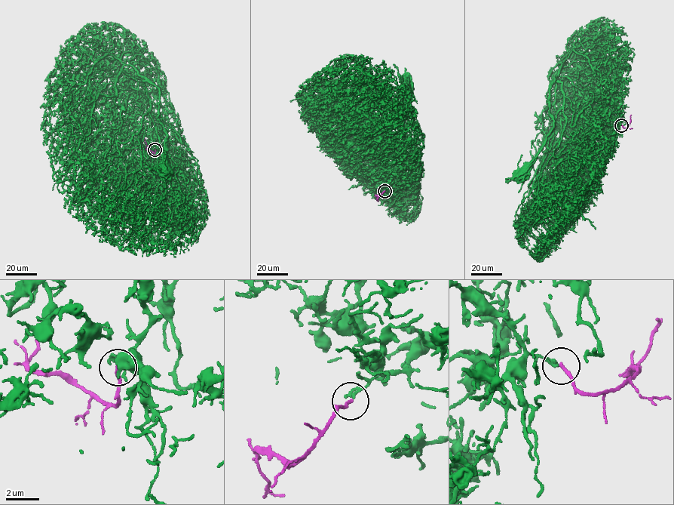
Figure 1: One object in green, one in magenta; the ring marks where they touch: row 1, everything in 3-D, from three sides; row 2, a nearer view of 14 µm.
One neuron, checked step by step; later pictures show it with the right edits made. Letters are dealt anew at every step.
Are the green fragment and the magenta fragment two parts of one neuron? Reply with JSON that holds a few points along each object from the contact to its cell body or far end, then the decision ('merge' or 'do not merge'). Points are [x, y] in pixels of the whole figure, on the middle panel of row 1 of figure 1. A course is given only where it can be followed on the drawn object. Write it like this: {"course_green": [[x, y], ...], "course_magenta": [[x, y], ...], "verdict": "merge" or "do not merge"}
{"course_green": [[384, 190], [406, 178], [398, 183], [403, 153], [396, 143], [406, 147], [424, 136], [412, 127], [409, 87]], "course_magenta": [[384, 190], [380, 196], [375, 195], [378, 201]], "verdict": "do not merge"}

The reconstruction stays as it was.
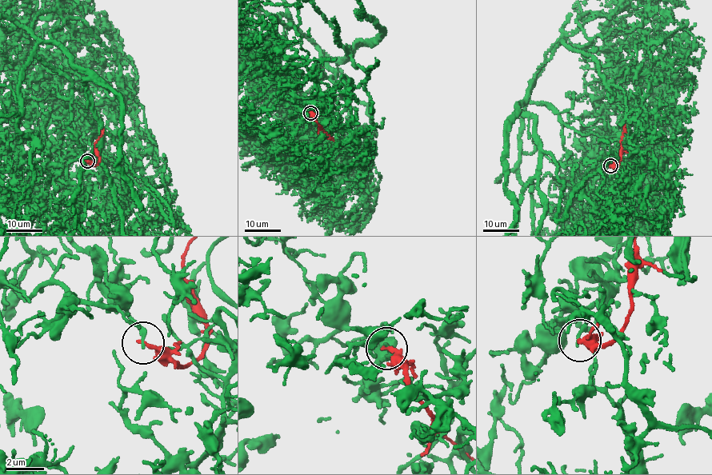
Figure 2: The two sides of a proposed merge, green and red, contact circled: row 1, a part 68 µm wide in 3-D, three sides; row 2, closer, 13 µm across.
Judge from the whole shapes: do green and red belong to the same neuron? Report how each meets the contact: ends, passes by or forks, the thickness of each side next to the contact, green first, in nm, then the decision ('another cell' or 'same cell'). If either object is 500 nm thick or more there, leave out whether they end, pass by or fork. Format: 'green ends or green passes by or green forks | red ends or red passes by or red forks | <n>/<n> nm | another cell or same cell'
green ends | red ends | 200/240 nm | another cell

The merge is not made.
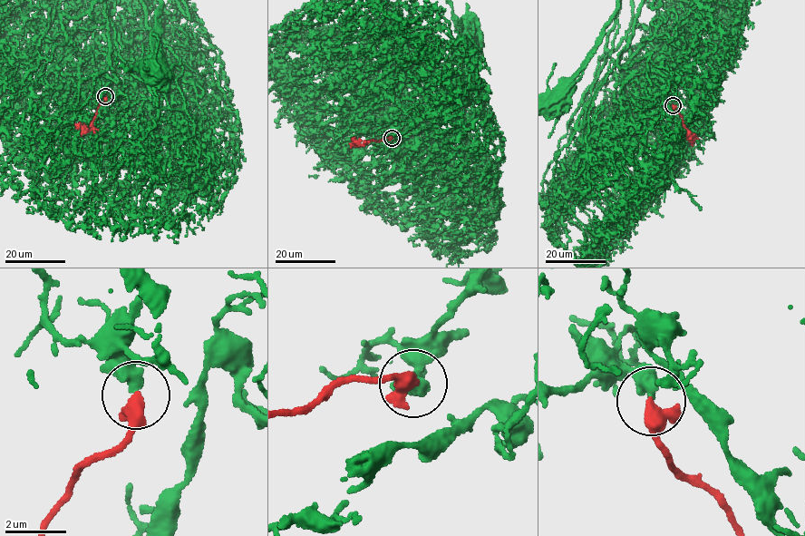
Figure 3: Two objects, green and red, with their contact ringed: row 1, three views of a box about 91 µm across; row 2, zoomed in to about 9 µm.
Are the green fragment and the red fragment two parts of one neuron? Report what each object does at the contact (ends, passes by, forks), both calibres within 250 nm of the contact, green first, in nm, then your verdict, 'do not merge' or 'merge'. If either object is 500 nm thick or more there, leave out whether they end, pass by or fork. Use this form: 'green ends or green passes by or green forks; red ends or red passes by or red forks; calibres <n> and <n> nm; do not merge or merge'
calibres 480 and 500 nm; merge

